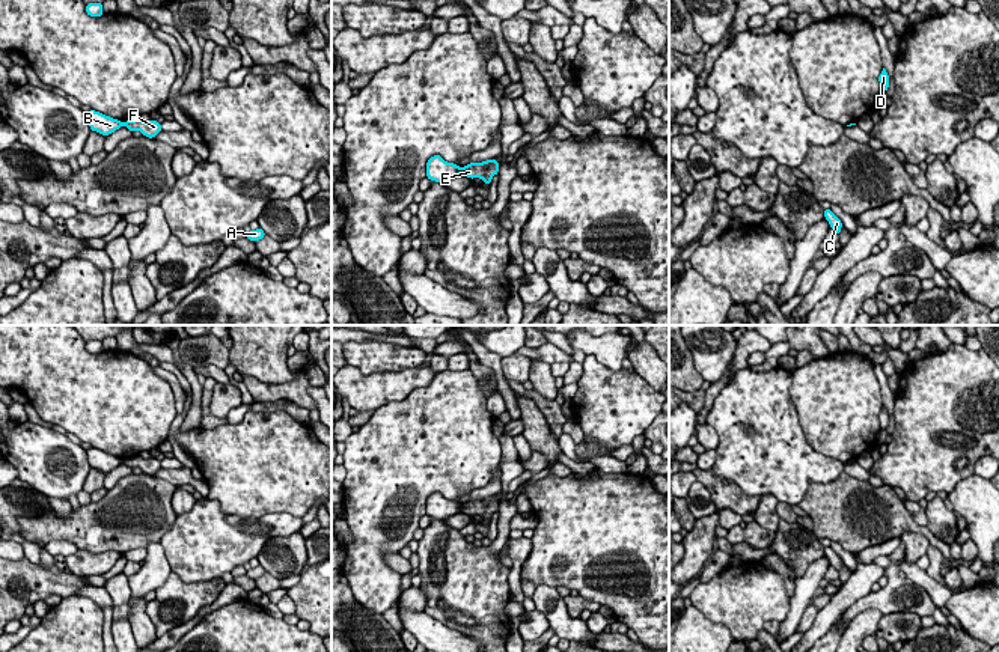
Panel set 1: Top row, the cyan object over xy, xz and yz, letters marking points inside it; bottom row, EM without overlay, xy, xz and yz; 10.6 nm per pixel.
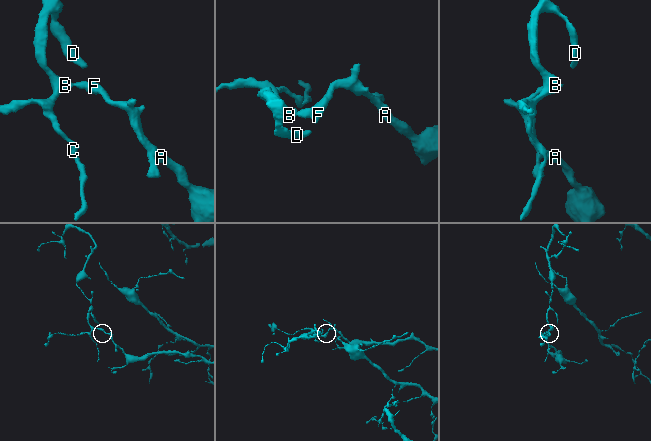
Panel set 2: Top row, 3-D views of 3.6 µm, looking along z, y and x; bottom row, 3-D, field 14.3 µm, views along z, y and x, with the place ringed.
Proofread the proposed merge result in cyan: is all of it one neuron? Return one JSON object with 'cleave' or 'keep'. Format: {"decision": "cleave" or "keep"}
{"decision": "cleave"}

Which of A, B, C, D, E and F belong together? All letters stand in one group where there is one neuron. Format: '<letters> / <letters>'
A E F / B C D

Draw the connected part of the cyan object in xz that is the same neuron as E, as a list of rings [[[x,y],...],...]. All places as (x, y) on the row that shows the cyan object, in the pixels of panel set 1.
[[[491,158],[484,163],[470,163],[460,170],[460,175],[470,179],[481,178],[484,184],[490,185],[491,178],[499,173],[499,163]]]

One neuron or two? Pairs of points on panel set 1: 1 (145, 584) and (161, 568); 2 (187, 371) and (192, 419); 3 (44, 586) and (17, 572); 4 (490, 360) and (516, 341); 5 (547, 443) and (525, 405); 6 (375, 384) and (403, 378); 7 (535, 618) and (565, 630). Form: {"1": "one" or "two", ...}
{"1": "one", "2": "one", "3": "one", "4": "two", "5": "one", "6": "one", "7": "two"}

